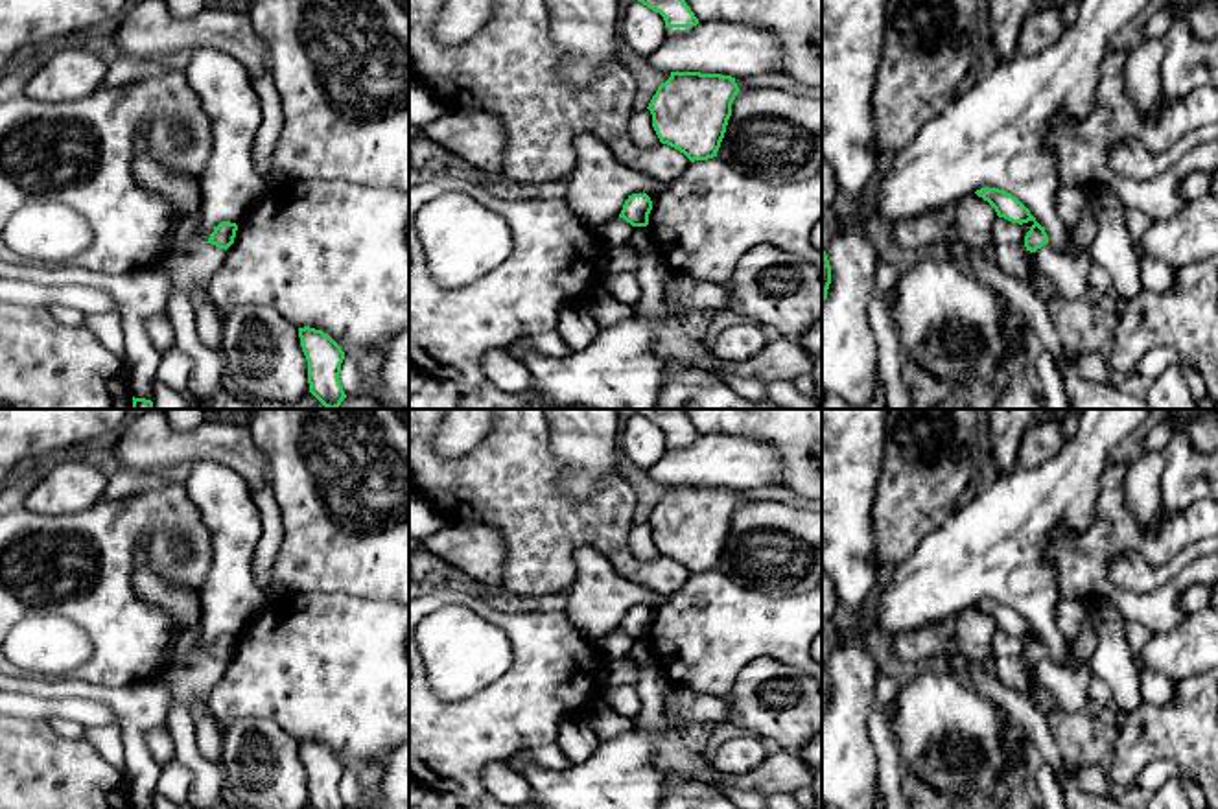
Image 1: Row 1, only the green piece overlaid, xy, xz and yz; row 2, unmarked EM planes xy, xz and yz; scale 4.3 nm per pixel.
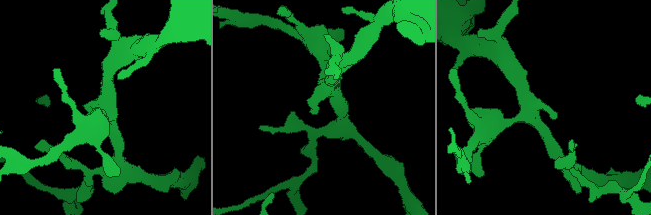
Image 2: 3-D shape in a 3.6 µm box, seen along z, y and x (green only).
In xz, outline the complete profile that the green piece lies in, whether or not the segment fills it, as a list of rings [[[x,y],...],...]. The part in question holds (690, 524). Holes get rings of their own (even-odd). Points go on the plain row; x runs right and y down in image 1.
[[[671,485],[647,520],[660,555],[691,575],[717,569],[737,505],[732,488]]]

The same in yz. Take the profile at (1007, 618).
[[[980,601],[975,606],[982,610],[984,614],[988,614],[995,621],[999,630],[1004,630],[1019,638],[1028,636],[1028,634],[1034,636],[1025,649],[1026,663],[1036,665],[1037,662],[1048,656],[1045,639],[1041,639],[1036,634],[1030,623],[1015,608],[999,601]]]

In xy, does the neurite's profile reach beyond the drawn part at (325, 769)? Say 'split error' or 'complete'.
complete

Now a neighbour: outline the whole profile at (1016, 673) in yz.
[[[1001,658],[993,662],[991,673],[997,680],[1026,695],[1045,715],[1058,711],[1054,695],[1036,682],[1032,665],[1019,658]]]

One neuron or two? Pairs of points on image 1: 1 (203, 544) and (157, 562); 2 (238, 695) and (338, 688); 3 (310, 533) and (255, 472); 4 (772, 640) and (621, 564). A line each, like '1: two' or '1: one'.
1: one
2: one
3: two
4: two

